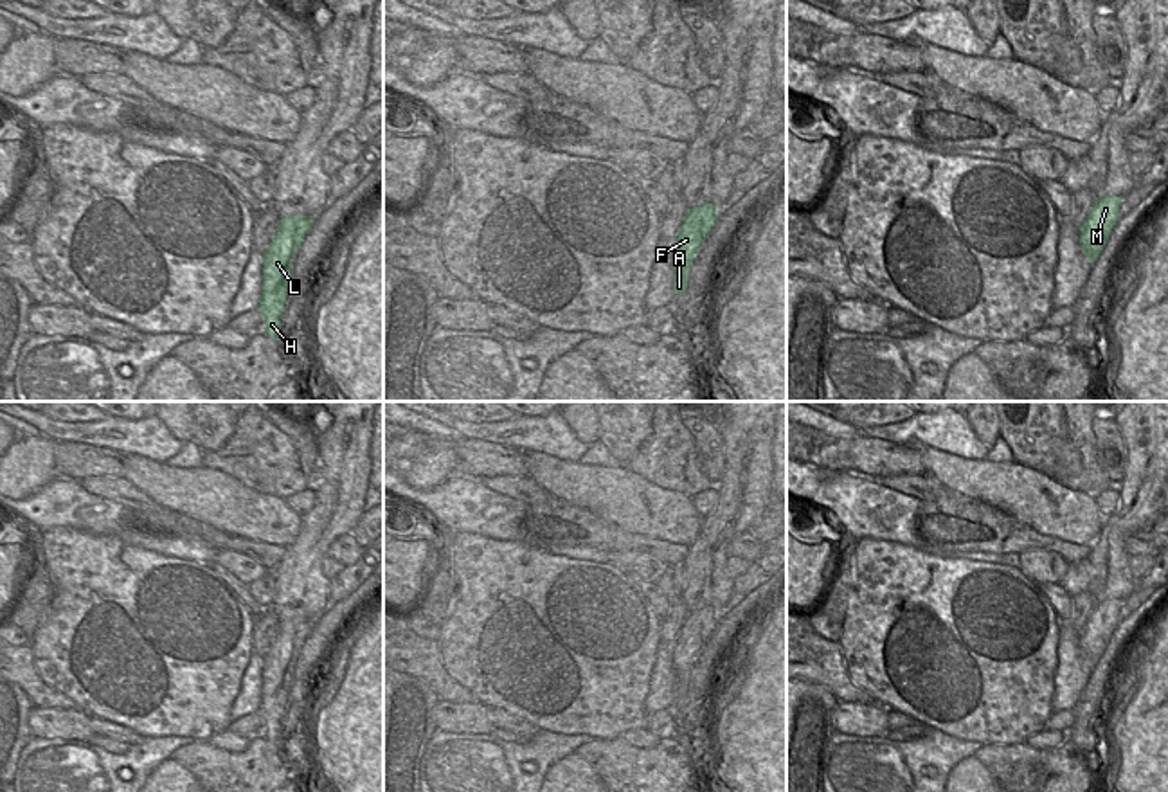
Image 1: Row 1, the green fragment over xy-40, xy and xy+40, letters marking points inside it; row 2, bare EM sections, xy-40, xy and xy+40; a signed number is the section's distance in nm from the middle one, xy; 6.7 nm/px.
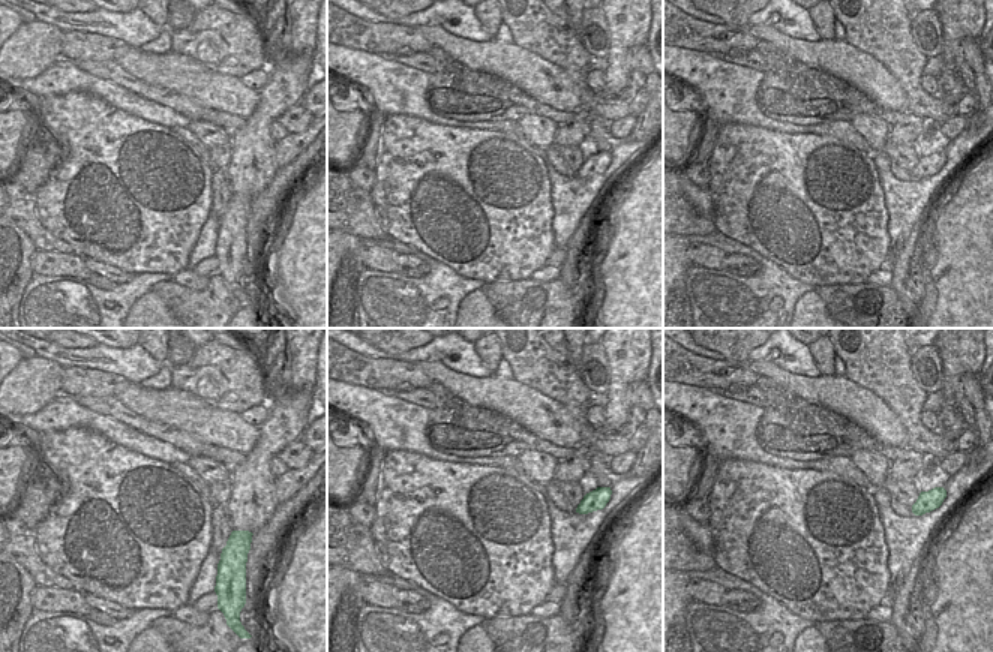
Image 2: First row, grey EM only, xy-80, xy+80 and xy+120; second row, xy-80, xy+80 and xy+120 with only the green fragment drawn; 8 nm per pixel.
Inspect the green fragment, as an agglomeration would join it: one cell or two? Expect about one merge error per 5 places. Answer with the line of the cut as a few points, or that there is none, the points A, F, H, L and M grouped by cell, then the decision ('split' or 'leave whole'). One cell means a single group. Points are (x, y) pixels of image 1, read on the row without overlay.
cut none; groups A F H L M; leave whole

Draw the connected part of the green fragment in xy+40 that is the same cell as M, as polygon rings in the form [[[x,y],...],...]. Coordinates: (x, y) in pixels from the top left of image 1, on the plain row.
[[[1105,599],[1096,603],[1092,612],[1089,614],[1087,623],[1080,632],[1080,648],[1083,652],[1083,659],[1091,666],[1096,666],[1107,646],[1107,641],[1119,623],[1121,607],[1123,599]]]

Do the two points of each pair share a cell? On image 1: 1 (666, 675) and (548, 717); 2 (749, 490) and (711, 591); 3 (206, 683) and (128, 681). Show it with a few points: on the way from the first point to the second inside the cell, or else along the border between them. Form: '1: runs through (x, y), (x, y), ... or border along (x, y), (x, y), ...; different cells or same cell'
1: border along (659, 641), (654, 652), (645, 713); different cells
2: runs through (731, 515), (708, 546), (708, 566); same cell
3: runs through (186, 681), (148, 681); same cell

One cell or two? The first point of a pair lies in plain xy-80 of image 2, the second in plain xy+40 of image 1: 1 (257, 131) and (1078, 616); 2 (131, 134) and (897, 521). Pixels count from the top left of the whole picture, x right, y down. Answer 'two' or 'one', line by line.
1: two
2: two

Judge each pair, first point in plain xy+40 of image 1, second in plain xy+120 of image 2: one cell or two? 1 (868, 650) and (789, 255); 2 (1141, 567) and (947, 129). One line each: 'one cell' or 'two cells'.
1: one cell
2: one cell

